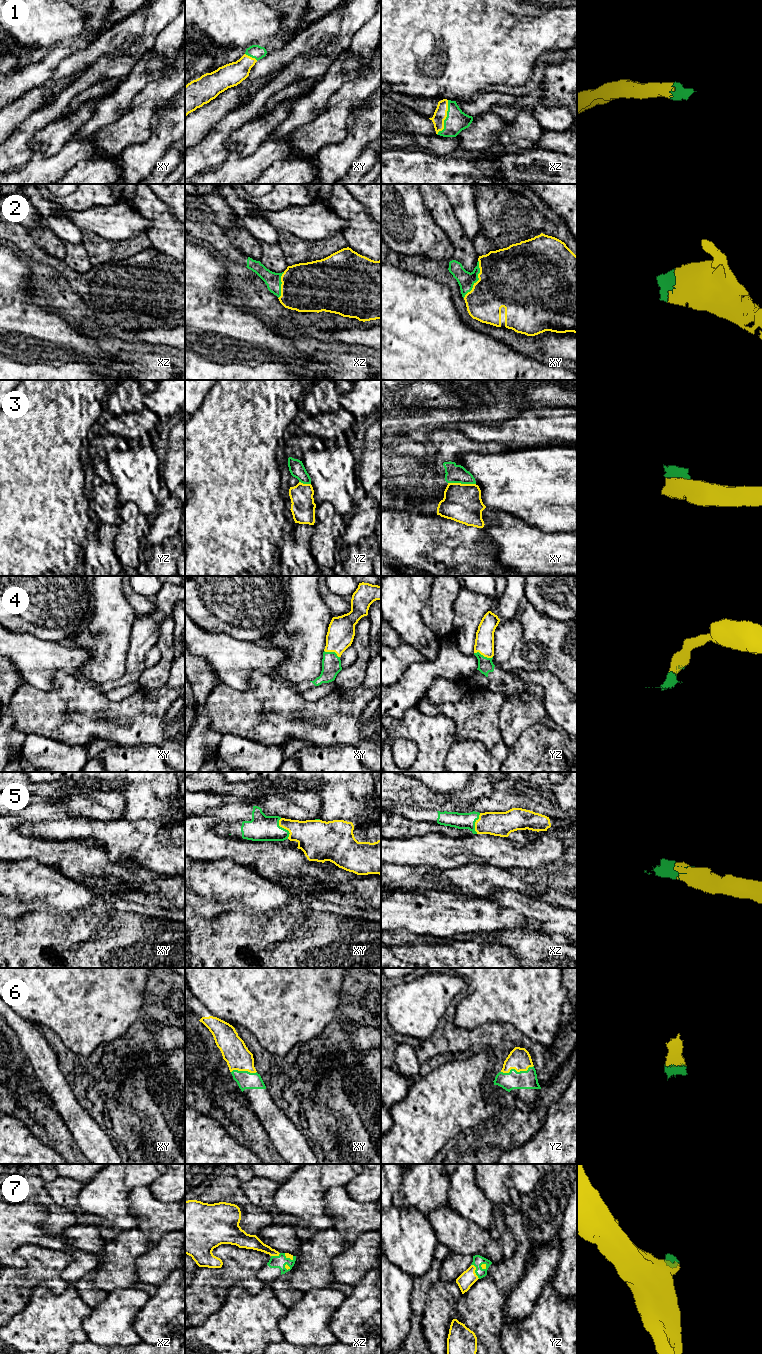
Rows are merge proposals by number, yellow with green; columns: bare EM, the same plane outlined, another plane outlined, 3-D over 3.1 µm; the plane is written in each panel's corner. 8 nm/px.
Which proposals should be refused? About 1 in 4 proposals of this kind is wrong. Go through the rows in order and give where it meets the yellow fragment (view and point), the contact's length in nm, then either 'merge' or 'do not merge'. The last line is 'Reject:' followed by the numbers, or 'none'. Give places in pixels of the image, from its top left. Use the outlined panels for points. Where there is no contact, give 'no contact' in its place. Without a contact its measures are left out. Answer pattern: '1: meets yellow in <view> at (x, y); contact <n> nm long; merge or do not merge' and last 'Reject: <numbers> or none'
1: meets yellow in xz at (445, 118); contact 300 nm long; merge
2: meets yellow in xy at (479, 279); contact 320 nm long; merge
3: meets yellow in xy at (462, 484); contact 220 nm long; do not merge
4: meets yellow in yz at (483, 655); contact 160 nm long; merge
5: meets yellow in xy at (284, 828); contact 180 nm long; merge
6: meets yellow in yz at (517, 1071); contact 280 nm long; merge
7: meets yellow in yz at (474, 1271); contact 140 nm long; merge
Reject: 3

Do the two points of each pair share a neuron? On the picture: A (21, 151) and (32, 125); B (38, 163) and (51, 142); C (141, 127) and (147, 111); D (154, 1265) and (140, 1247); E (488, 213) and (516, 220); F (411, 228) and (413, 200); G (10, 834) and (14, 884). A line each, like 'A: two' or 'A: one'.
A: one
B: two
C: one
D: two
E: one
F: one
G: two

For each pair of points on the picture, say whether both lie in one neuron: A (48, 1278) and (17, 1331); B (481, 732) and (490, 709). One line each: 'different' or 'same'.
A: different
B: same

